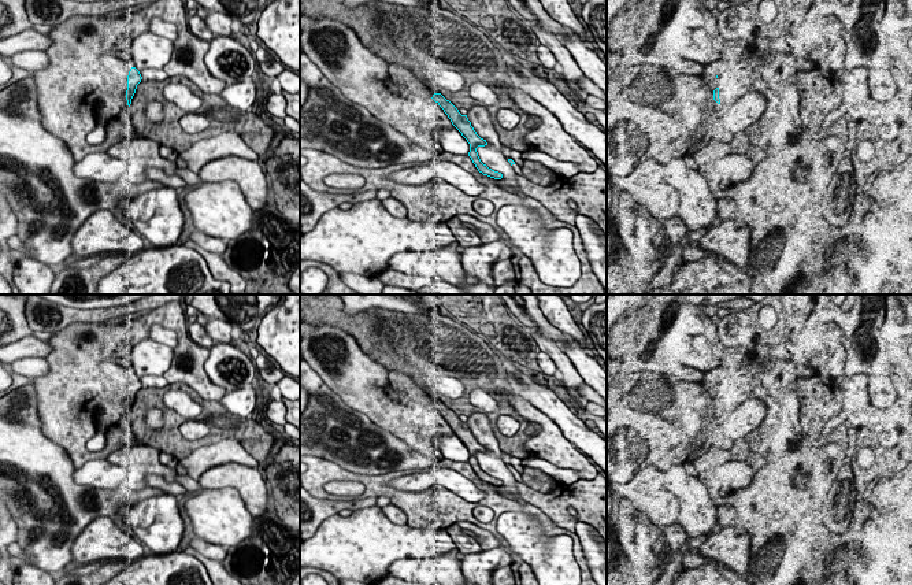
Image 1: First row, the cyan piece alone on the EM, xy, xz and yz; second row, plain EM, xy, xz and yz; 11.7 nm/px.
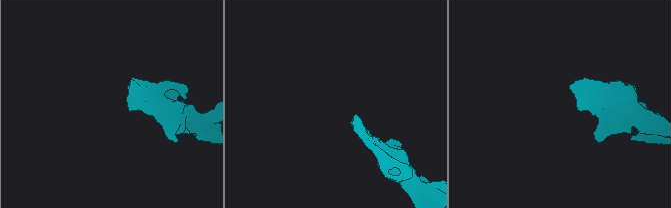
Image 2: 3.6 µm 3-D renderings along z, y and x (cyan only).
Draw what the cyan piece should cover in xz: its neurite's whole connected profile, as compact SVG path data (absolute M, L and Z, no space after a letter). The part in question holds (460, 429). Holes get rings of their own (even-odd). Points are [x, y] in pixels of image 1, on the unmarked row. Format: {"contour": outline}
{"contour": "M389 370L388 379L396 390L403 392L409 400L416 401L422 406L433 406L444 416L452 432L461 440L461 443L470 451L468 463L471 464L479 480L494 486L503 485L501 480L489 475L481 469L477 455L485 453L487 452L487 449L477 441L467 422L461 422L459 416L441 400L433 400L408 375L396 370Z"}

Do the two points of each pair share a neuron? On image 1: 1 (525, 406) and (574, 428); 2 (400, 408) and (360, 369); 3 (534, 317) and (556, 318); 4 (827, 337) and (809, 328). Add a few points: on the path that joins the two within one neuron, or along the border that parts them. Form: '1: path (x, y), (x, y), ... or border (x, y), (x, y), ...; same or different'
1: border (521, 396), (544, 413), (567, 440); different
2: path (389, 402), (367, 380); same
3: border (540, 308), (542, 315), (564, 333); different
4: path (823, 337), (814, 332); same

